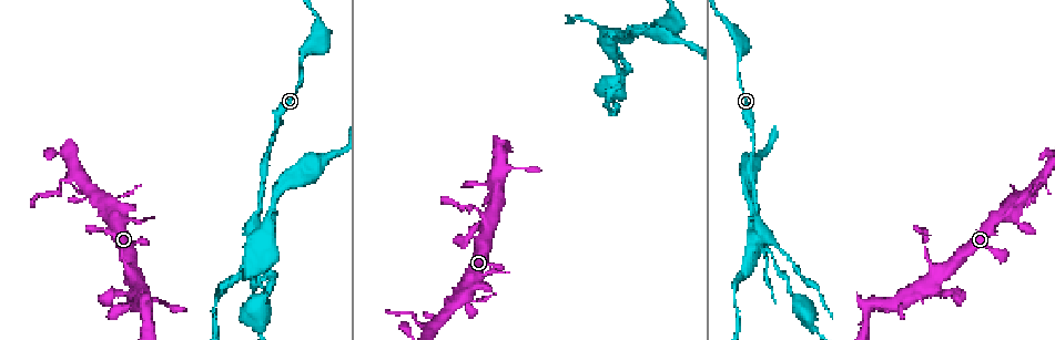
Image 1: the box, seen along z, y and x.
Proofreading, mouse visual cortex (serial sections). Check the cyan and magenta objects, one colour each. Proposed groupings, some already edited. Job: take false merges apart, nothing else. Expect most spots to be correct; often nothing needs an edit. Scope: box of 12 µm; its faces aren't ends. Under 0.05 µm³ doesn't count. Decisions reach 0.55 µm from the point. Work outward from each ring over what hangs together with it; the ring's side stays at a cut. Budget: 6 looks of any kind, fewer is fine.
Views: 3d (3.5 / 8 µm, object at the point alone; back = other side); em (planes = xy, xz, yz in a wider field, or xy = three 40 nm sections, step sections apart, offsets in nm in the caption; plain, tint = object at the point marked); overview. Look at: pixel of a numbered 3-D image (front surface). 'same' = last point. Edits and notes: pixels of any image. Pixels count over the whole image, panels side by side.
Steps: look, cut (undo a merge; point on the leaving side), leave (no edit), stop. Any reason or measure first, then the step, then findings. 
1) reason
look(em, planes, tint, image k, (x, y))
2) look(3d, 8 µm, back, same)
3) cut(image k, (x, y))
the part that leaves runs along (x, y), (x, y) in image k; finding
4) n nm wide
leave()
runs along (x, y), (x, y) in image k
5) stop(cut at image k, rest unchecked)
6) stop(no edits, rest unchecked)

a fork
look(3d, 3.5 µm, back, image 1, (468, 295))

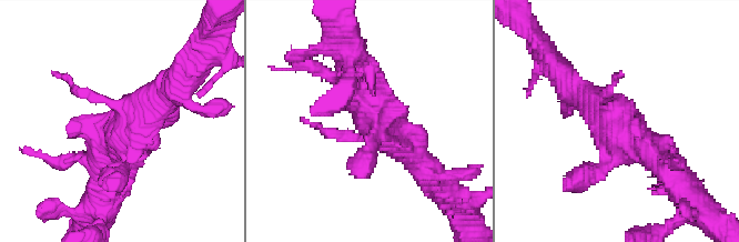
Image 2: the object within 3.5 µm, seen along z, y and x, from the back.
look(em, xy, step 2, tint, image 2, (373, 120))

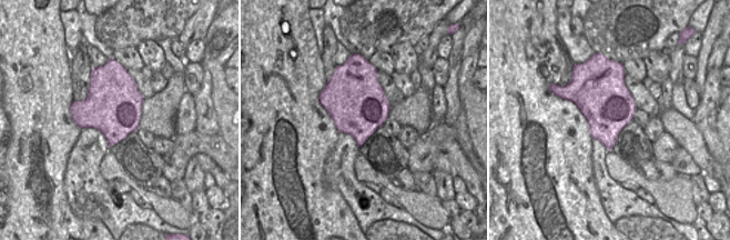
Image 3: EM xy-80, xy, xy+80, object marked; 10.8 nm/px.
leave()
runs along (674, 177), (577, 91) in image 2; continuous, no second cell

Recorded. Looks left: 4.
a narrow waist
look(3d, 3.5 µm, image 1, (924, 247))

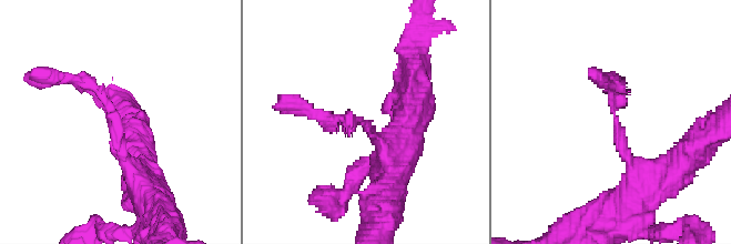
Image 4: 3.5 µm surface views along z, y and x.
look(em, planes, tint, image 4, (363, 119))

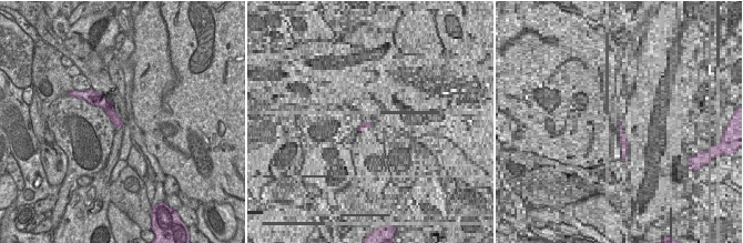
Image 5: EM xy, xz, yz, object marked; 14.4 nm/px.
leave()
runs along (138, 178), (103, 95), (56, 79) in image 4; one cell here

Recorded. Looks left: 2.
two arms at a narrow angle
look(3d, 3.5 µm, image 1, (255, 235))

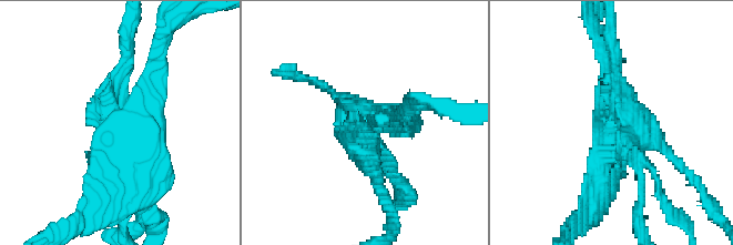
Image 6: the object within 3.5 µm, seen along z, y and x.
shape alone is not enough
look(em, xy, step 3, tint, image 6, (117, 122))

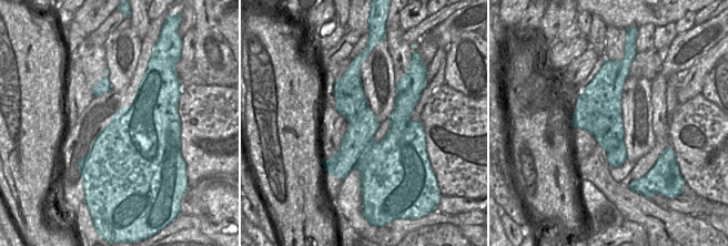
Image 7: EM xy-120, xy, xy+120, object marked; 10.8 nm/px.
380 nm wide
cut(image 6, (109, 155))
the part that leaves runs along (115, 124), (150, 104), (160, 42) in image 6; two cells meet here

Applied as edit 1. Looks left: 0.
stop(cut at image 6, rest unchecked)

